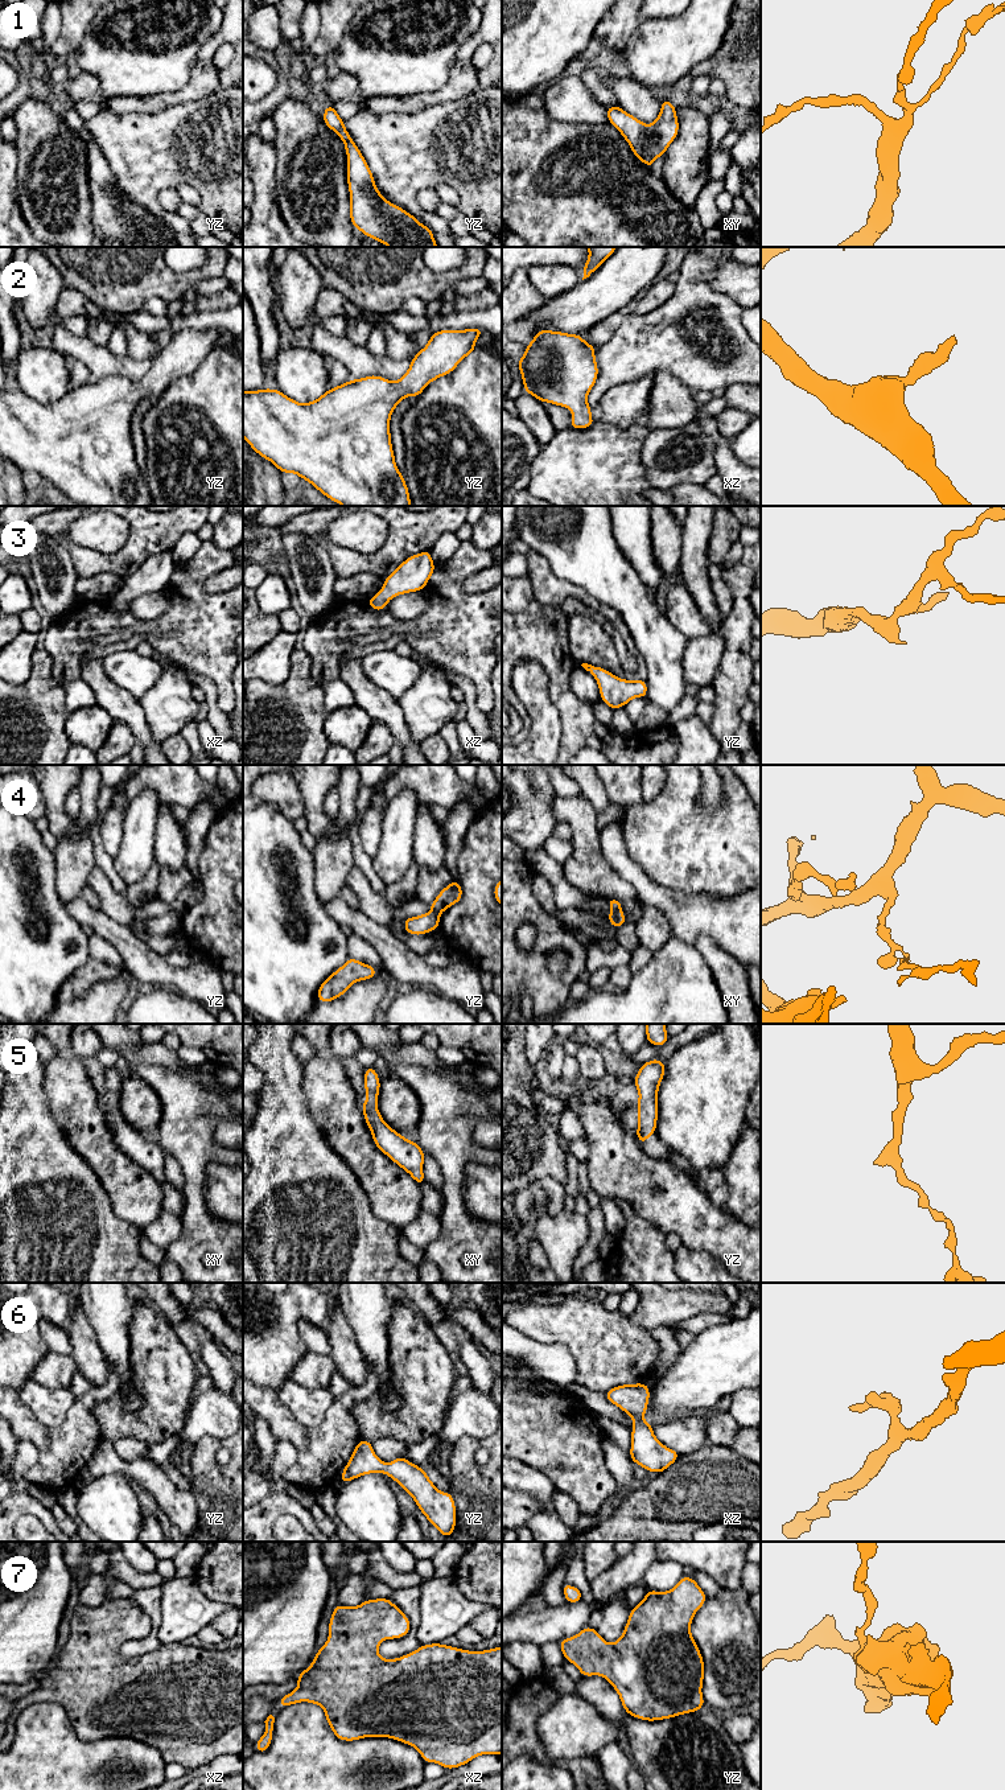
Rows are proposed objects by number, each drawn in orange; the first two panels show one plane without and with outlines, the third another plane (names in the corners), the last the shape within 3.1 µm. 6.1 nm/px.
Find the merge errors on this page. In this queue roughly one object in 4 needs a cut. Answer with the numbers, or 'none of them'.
4

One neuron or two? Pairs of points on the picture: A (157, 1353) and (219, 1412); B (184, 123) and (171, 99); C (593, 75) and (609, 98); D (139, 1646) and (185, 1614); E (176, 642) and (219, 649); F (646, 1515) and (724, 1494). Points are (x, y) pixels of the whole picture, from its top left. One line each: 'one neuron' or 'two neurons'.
A: two neurons
B: two neurons
C: one neuron
D: two neurons
E: one neuron
F: one neuron

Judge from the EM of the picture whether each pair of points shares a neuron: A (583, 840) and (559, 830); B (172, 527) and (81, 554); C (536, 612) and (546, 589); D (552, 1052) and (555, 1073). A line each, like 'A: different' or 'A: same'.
A: different
B: same
C: different
D: same

